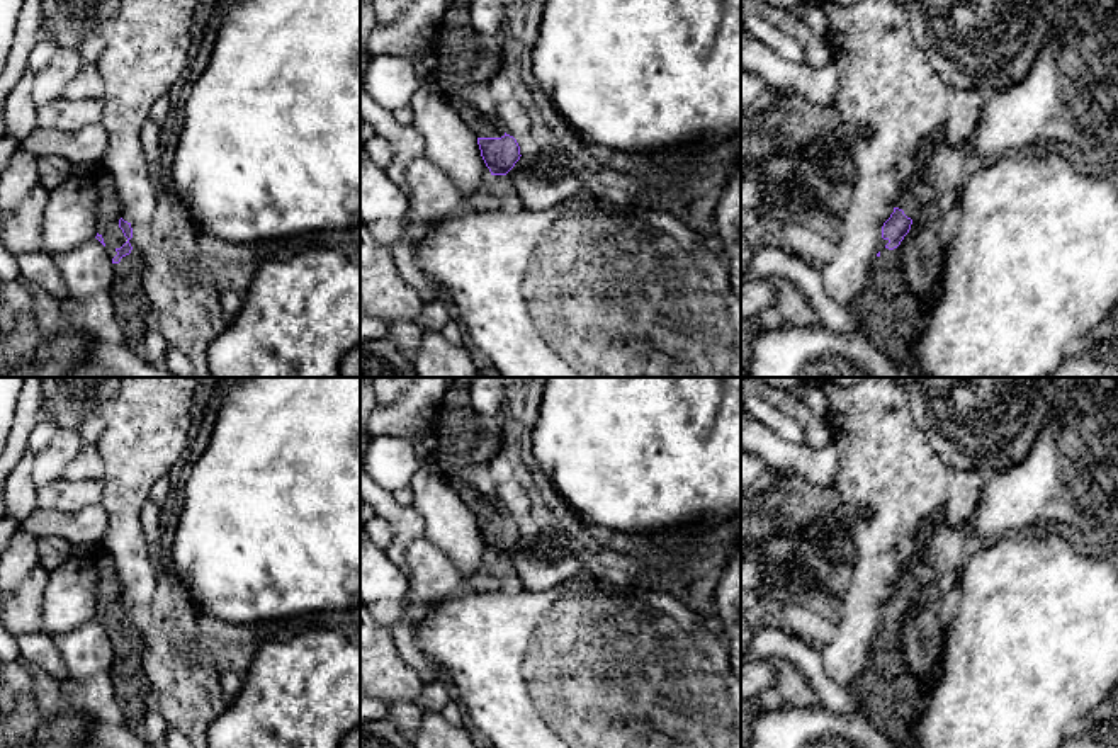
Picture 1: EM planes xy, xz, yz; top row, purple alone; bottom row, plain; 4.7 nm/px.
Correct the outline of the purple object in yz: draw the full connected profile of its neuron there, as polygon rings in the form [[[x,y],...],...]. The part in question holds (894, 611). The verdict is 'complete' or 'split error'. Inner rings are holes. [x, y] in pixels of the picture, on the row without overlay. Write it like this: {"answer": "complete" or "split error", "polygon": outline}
{"answer": "split error", "polygon": [[[902,590],[882,607],[882,622],[868,651],[867,666],[848,690],[863,714],[901,748],[919,748],[914,729],[924,707],[918,678],[909,670],[901,644],[901,622],[912,600]]]}

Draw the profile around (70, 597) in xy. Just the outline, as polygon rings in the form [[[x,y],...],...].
[[[78,546],[65,564],[49,573],[41,604],[41,632],[58,638],[97,617],[99,547]]]

